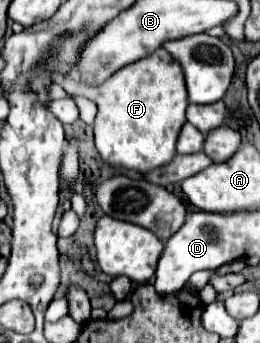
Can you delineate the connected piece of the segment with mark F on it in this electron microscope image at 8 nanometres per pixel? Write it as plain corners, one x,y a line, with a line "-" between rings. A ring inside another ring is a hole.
159,48
151,56
123,66
99,88
85,88
81,94
99,108
95,118
95,146
107,164
145,174
173,160
189,100
183,70
167,50

